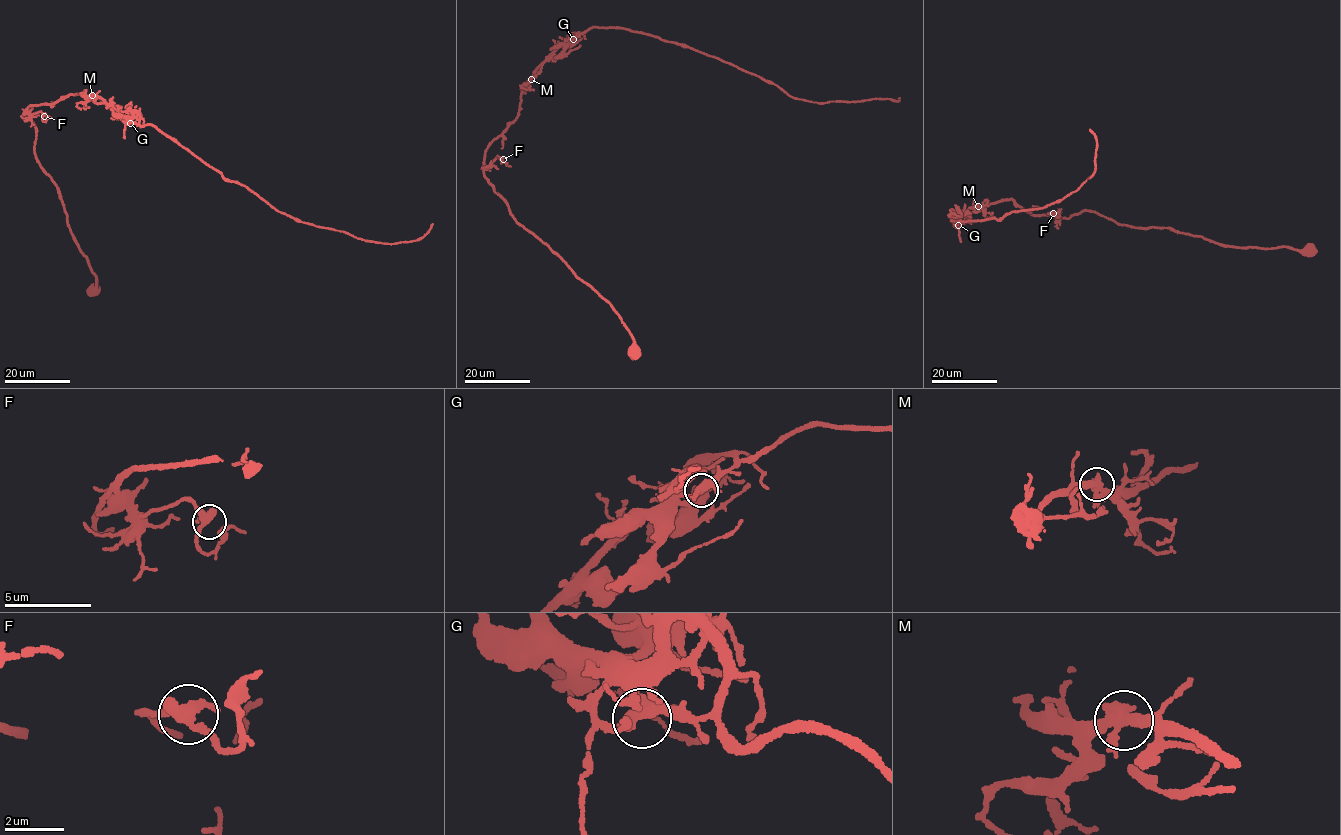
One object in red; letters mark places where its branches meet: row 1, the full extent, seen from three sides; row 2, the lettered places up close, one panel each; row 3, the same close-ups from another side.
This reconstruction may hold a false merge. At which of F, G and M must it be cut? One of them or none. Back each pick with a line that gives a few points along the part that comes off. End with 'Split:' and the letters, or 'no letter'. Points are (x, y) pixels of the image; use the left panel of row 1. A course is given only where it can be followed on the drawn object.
Split: no letter

